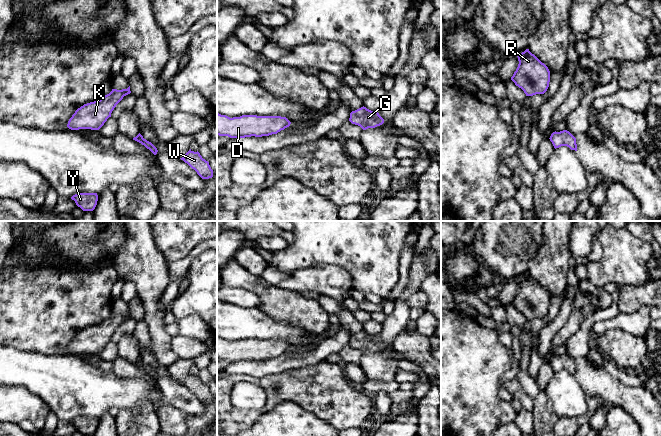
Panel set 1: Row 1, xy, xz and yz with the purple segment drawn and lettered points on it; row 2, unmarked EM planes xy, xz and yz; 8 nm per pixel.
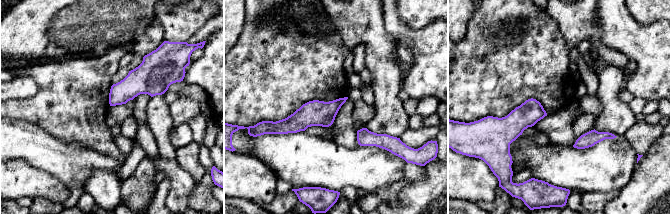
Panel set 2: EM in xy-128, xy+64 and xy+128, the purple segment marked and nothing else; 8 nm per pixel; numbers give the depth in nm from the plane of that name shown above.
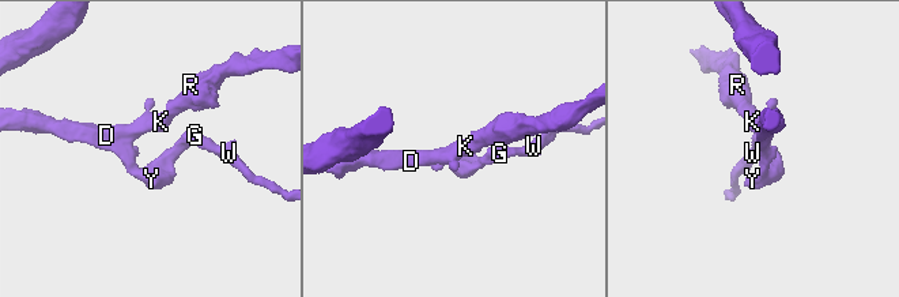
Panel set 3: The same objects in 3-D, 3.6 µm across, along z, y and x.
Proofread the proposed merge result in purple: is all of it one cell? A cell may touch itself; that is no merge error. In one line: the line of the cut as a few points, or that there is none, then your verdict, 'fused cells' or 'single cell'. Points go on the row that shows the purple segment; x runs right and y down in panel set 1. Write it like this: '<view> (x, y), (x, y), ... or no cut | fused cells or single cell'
no cut | single cell

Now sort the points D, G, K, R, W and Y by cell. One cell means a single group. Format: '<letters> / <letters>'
D G K R W Y

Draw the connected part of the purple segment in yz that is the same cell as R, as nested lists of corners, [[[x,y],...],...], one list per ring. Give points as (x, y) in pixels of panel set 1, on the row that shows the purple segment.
[[[529,49],[518,56],[518,67],[511,80],[521,88],[526,96],[544,94],[550,82],[550,71]]]

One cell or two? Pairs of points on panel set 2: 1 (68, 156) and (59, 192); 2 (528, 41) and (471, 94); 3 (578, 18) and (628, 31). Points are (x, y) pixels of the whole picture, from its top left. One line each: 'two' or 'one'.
1: two
2: one
3: two

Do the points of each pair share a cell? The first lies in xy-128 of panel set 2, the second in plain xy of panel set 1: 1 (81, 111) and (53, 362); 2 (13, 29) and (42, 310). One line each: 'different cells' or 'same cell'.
1: different cells
2: different cells

